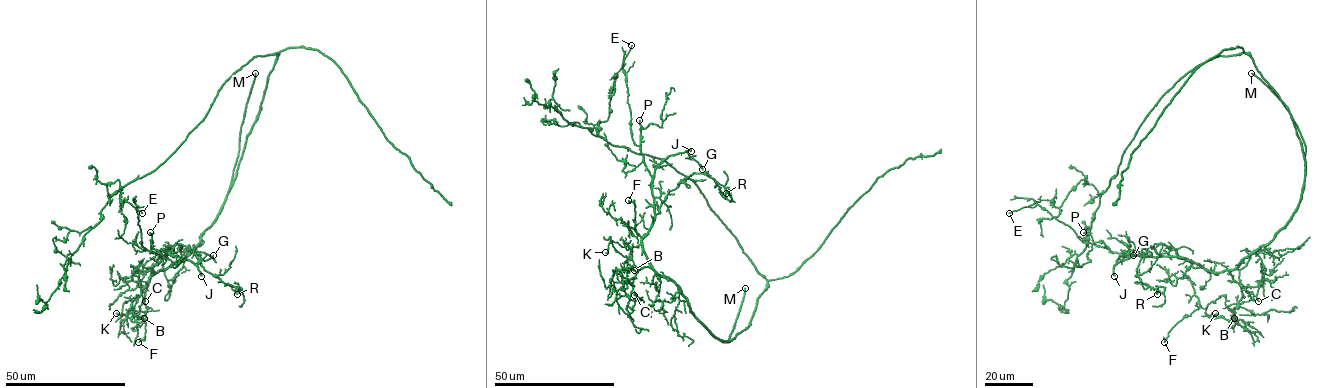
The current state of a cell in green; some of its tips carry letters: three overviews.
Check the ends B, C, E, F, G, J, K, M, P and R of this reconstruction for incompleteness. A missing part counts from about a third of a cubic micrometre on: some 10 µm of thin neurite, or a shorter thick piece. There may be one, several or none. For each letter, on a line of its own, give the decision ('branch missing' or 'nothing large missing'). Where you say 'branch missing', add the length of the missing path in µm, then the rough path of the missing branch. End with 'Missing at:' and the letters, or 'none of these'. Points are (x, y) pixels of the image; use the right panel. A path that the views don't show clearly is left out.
B: nothing large missing
C: nothing large missing
E: nothing large missing
F: nothing large missing
G: nothing large missing
J: branch missing | 50 µm | (1114, 276), (1121, 292), (1111, 302), (1113, 320), (1130, 327), (1143, 320), (1144, 326)
K: nothing large missing
M: branch missing | 90 µm
P: nothing large missing
R: nothing large missing
Missing at: J, M

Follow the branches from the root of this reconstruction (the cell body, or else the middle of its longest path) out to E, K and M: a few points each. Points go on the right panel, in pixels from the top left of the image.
E: (1276, 91), (1246, 53), (1213, 57), (1161, 98), (1101, 194), (1082, 179), (1058, 207), (1041, 200), (1009, 213)
K: (1276, 91), (1304, 156), (1300, 201), (1231, 271), (1243, 294), (1234, 317), (1222, 295), (1206, 309), (1215, 313)
M: (1276, 91), (1299, 137), (1305, 159), (1304, 182), (1305, 145), (1298, 127), (1283, 103), (1251, 73)

